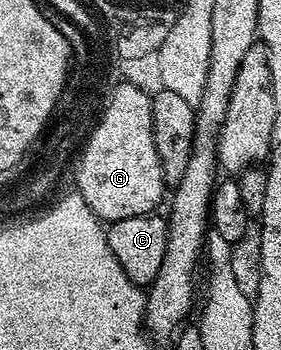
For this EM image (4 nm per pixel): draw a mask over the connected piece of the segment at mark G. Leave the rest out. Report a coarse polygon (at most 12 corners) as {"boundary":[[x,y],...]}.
{"boundary":[[118,83],[80,149],[76,191],[102,221],[167,192],[151,96]]}

